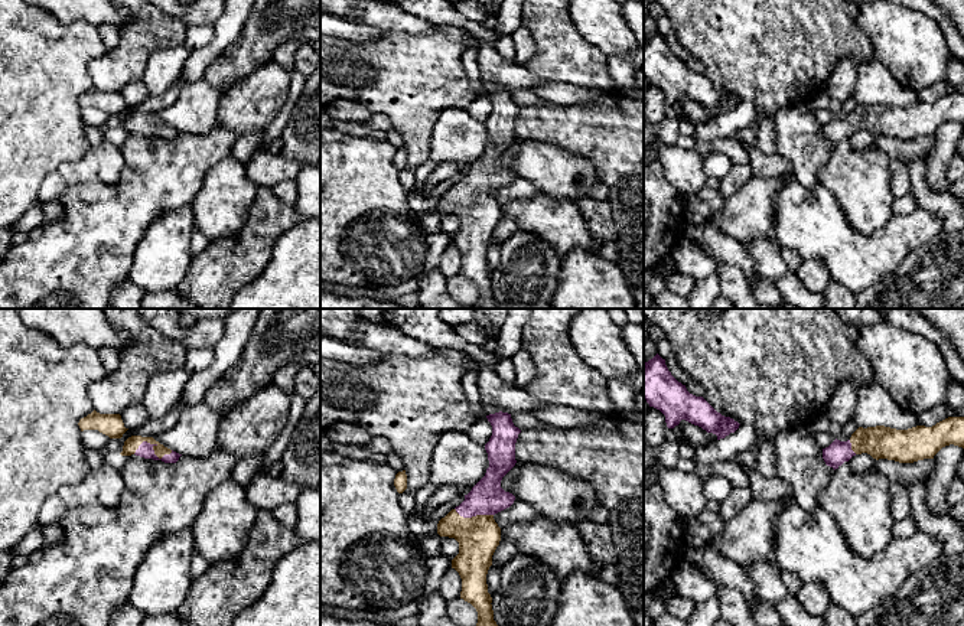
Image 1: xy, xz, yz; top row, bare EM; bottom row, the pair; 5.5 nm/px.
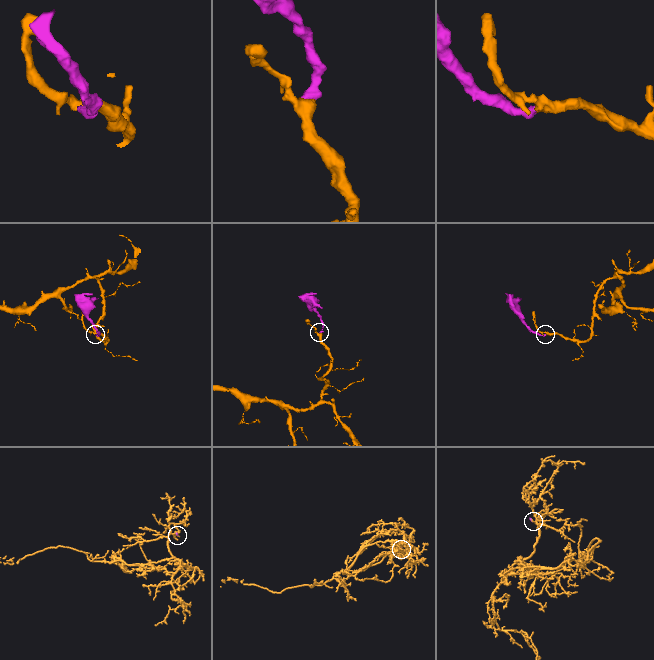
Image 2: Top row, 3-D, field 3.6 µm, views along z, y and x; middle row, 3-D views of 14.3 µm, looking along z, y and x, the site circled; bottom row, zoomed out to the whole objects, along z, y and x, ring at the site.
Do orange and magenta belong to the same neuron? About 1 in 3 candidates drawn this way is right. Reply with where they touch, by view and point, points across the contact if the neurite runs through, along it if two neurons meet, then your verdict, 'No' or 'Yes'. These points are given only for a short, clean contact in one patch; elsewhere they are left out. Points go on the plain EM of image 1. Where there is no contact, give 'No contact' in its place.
Touches orange at xy (153, 124). Path across: xy (132, 120), (146, 118), (153, 124), (145, 127). Yes

